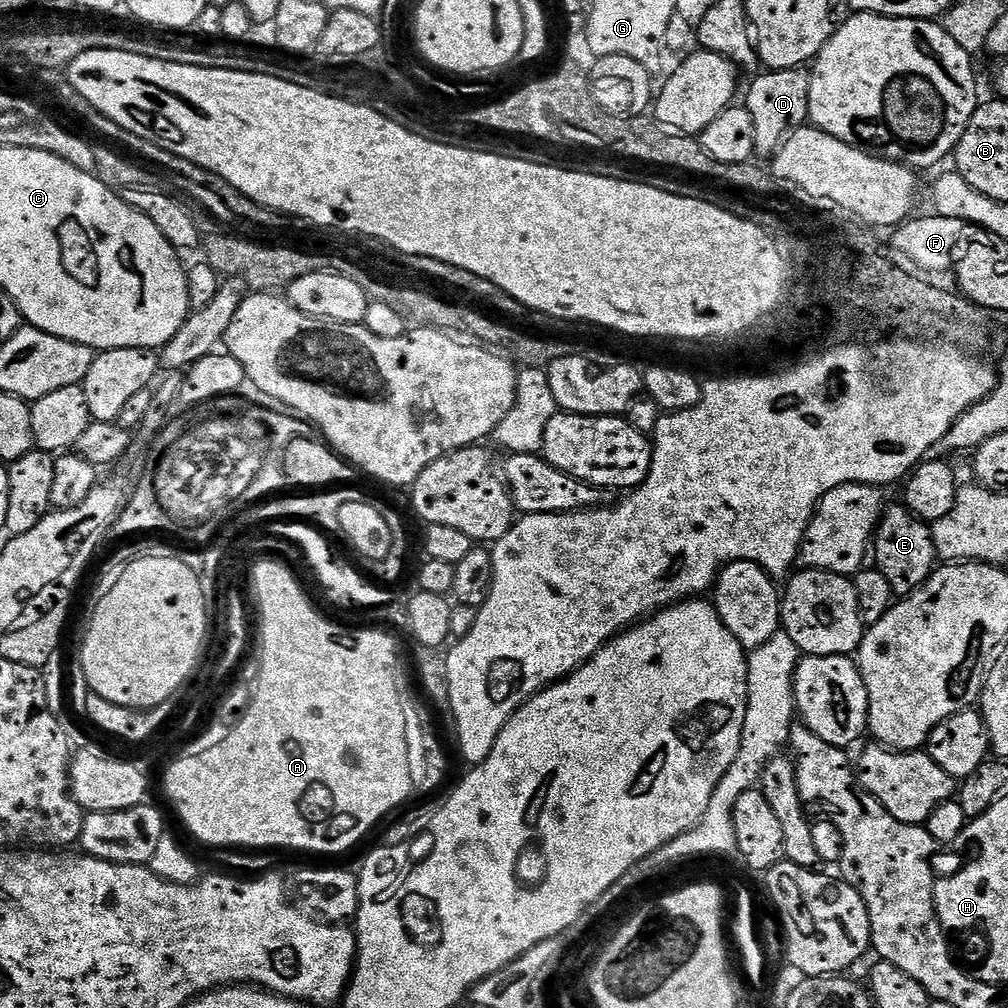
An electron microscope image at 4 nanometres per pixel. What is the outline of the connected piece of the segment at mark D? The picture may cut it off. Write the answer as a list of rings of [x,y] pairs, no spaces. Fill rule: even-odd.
[[[803,67],[781,68],[779,70],[768,70],[763,73],[748,88],[748,100],[746,107],[750,110],[750,118],[754,118],[754,146],[756,156],[775,157],[776,151],[784,144],[784,141],[799,128],[809,123],[808,107],[810,106],[810,75]]]

